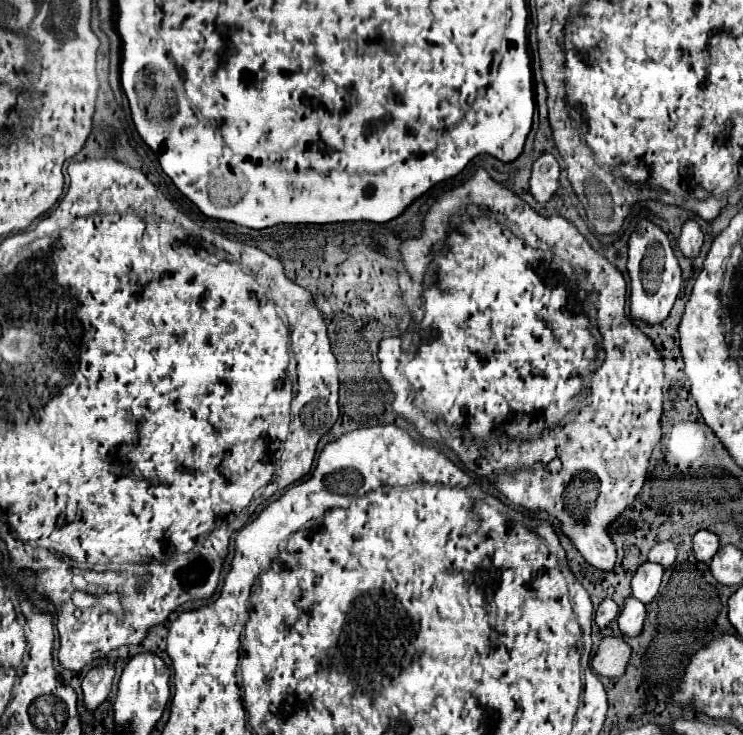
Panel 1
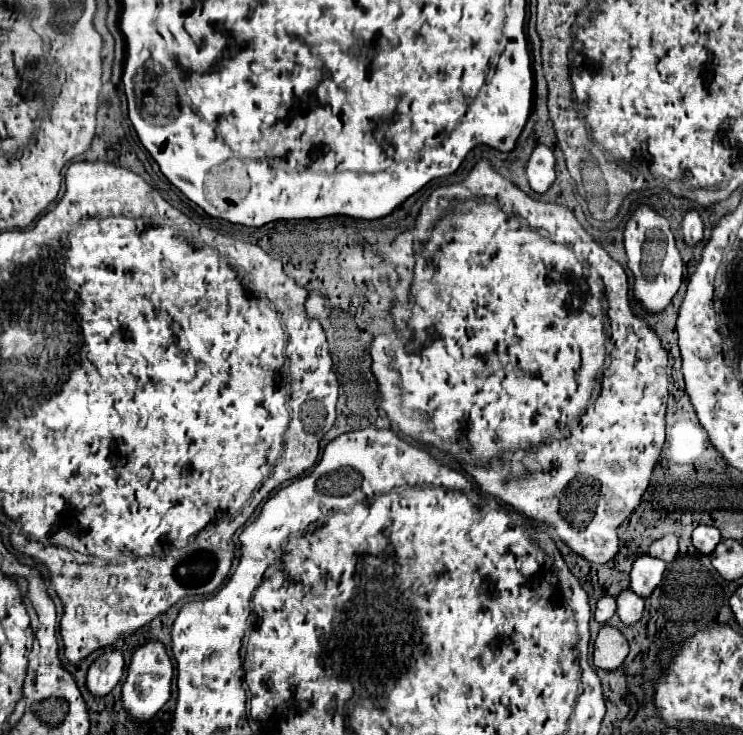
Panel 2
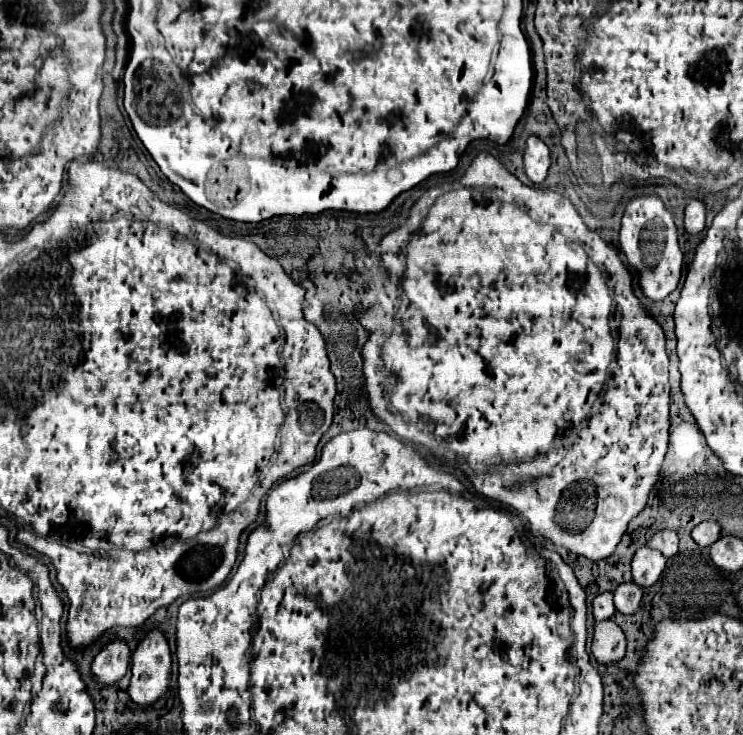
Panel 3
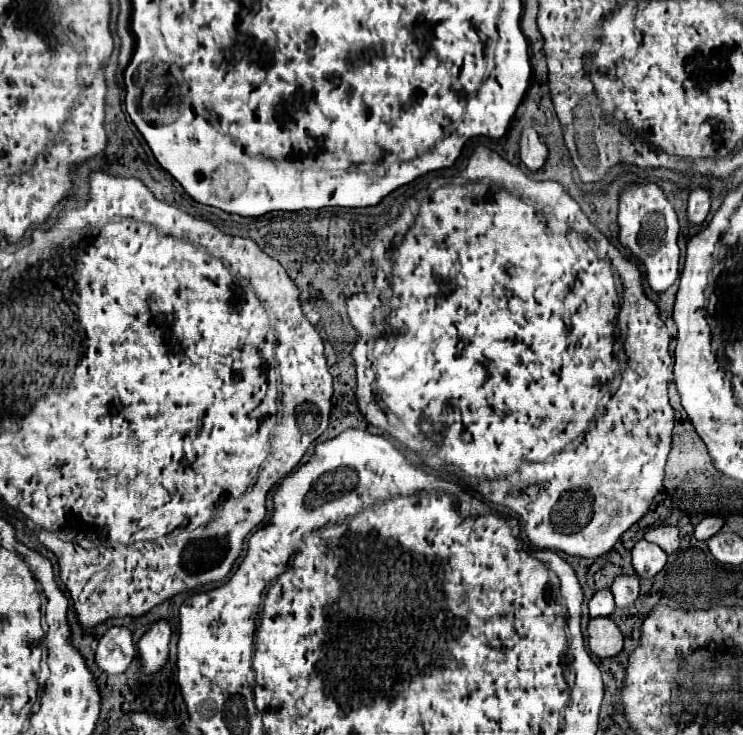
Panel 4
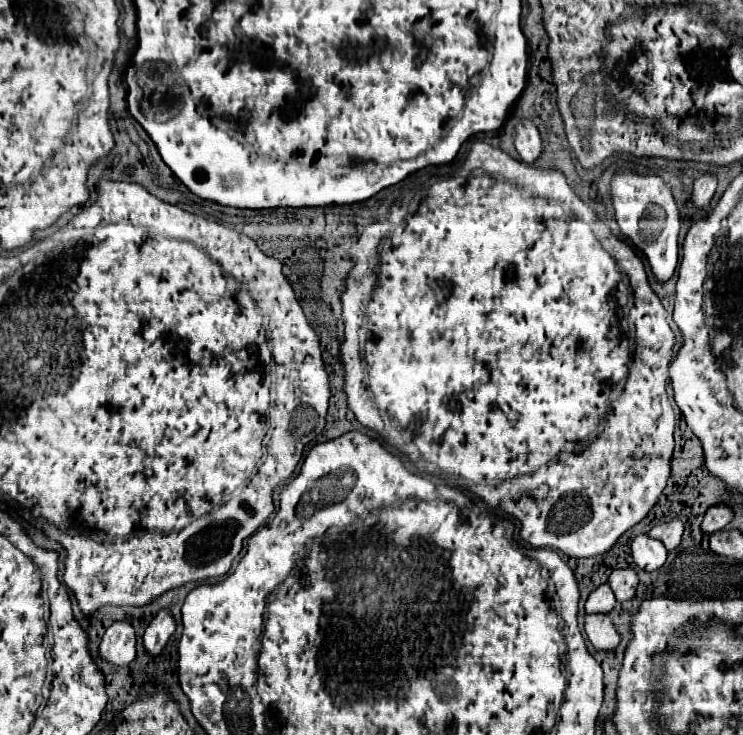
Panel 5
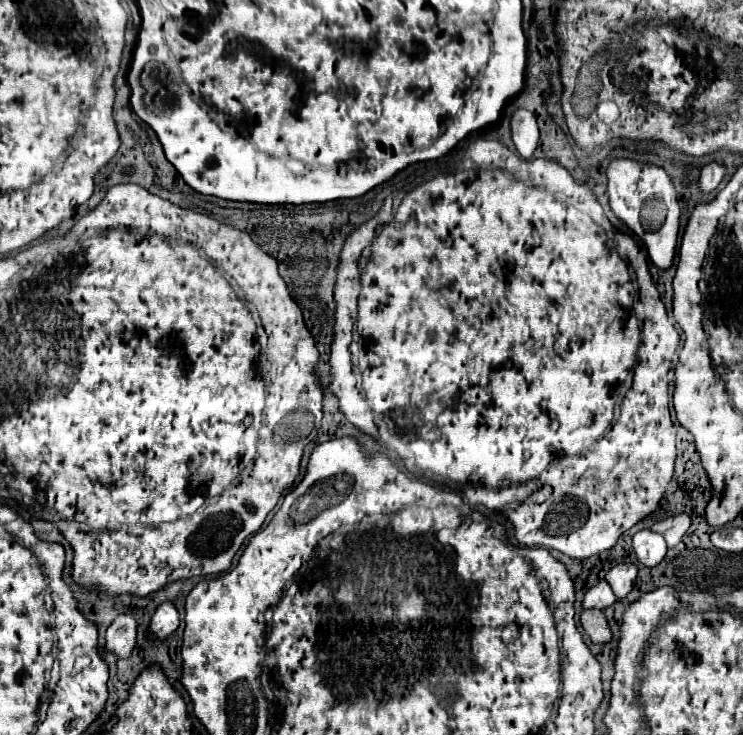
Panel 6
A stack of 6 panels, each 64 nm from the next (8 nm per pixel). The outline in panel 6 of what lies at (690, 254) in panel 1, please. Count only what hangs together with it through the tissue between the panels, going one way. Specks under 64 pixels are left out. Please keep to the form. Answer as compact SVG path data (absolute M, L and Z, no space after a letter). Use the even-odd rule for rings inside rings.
M712 162L712 164L704 166L702 172L700 172L700 180L698 180L700 190L702 190L704 194L710 194L710 192L720 184L722 176L724 176L724 166L722 166L722 164Z

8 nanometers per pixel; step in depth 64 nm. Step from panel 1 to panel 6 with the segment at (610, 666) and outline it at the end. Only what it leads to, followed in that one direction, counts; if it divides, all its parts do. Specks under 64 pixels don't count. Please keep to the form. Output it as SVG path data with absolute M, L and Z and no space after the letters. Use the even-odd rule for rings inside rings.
M584 610L580 620L584 626L584 632L590 636L594 644L608 644L612 640L612 630L602 610Z

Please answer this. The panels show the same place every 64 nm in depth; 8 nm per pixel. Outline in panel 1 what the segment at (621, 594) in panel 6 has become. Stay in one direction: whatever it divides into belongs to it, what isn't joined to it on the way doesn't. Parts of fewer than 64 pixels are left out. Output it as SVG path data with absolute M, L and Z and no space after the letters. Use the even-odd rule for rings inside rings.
M634 596L626 598L624 610L618 618L620 630L624 638L636 638L642 634L642 626L644 626L644 618L646 618L646 608L644 604L640 604Z

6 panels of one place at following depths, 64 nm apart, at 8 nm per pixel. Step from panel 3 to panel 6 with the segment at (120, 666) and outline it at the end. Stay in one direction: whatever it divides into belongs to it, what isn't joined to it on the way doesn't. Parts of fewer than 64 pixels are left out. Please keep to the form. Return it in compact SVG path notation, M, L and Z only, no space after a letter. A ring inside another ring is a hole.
M120 614L106 630L104 648L118 658L128 658L136 644L136 620L130 614Z

